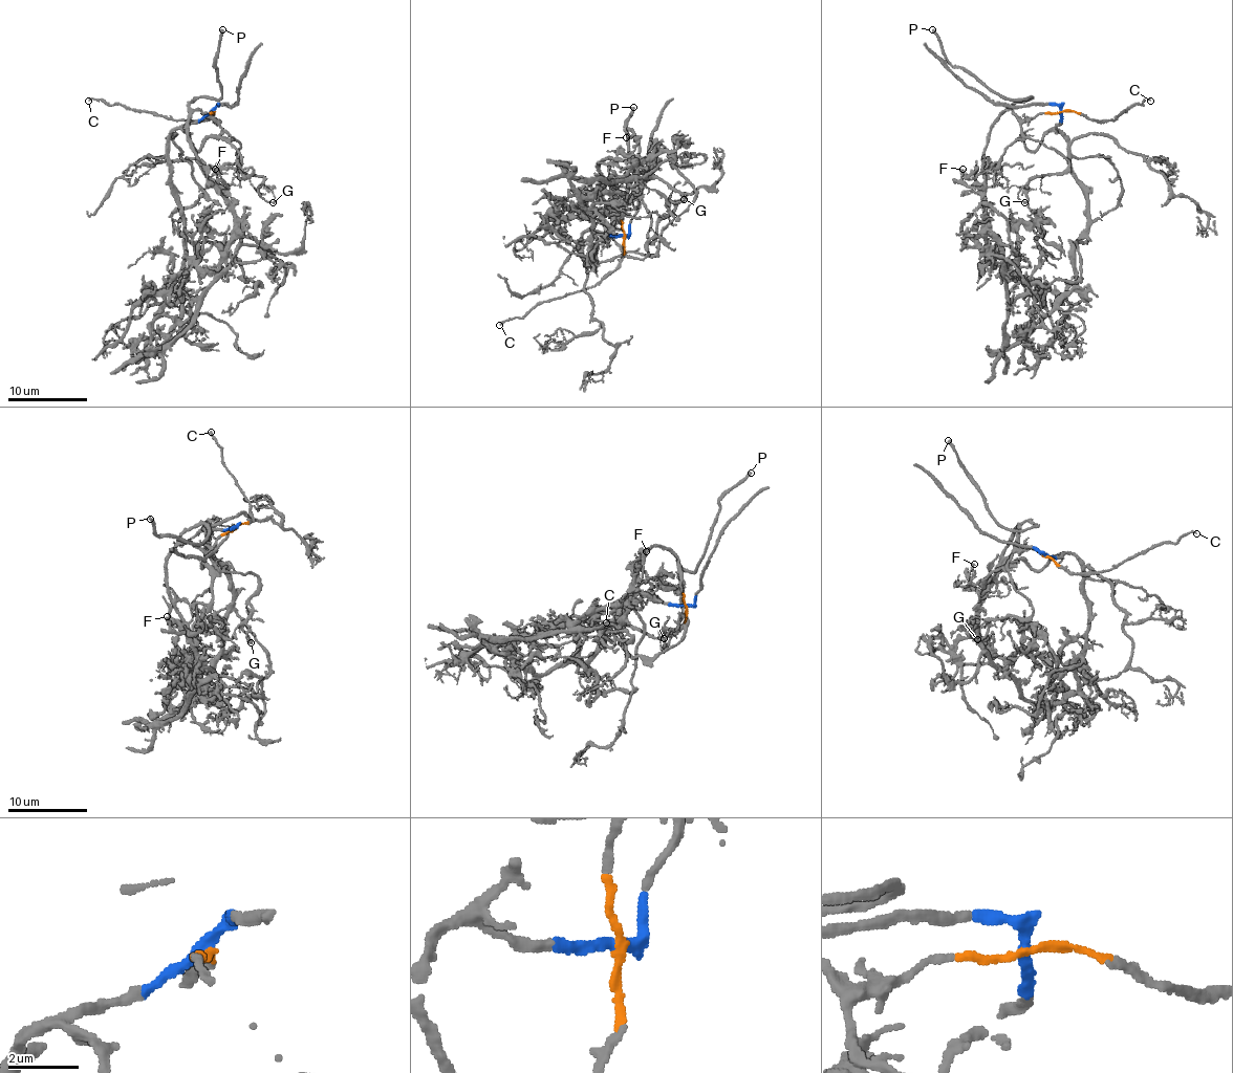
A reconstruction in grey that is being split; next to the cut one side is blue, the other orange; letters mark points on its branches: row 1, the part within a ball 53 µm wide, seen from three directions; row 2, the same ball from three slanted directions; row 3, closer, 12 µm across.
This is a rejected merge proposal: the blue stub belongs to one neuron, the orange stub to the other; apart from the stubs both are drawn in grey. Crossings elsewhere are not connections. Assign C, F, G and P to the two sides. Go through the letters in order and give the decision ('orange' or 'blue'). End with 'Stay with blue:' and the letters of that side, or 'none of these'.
C: orange
F: orange
G: orange
P: orange
Stay with blue: none of these

